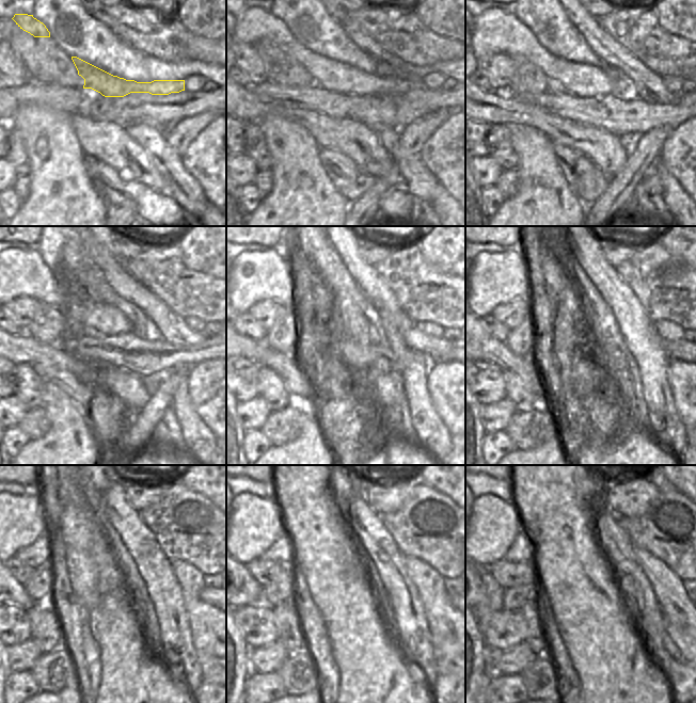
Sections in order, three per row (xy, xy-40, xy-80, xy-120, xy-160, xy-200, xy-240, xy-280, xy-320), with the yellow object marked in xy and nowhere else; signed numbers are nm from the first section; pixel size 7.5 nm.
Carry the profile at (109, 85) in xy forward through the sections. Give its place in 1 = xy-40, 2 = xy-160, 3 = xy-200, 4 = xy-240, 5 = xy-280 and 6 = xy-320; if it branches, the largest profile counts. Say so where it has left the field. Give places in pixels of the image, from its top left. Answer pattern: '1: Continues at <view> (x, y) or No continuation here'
1: Continues at xy-40 (255, 24)
2: Continues at xy-160 (255, 275)
3: Continues at xy-200 (494, 278)
4: Continues at xy-240 (16, 522)
5: Continues at xy-280 (254, 524)
6: Continues at xy-320 (493, 524)

